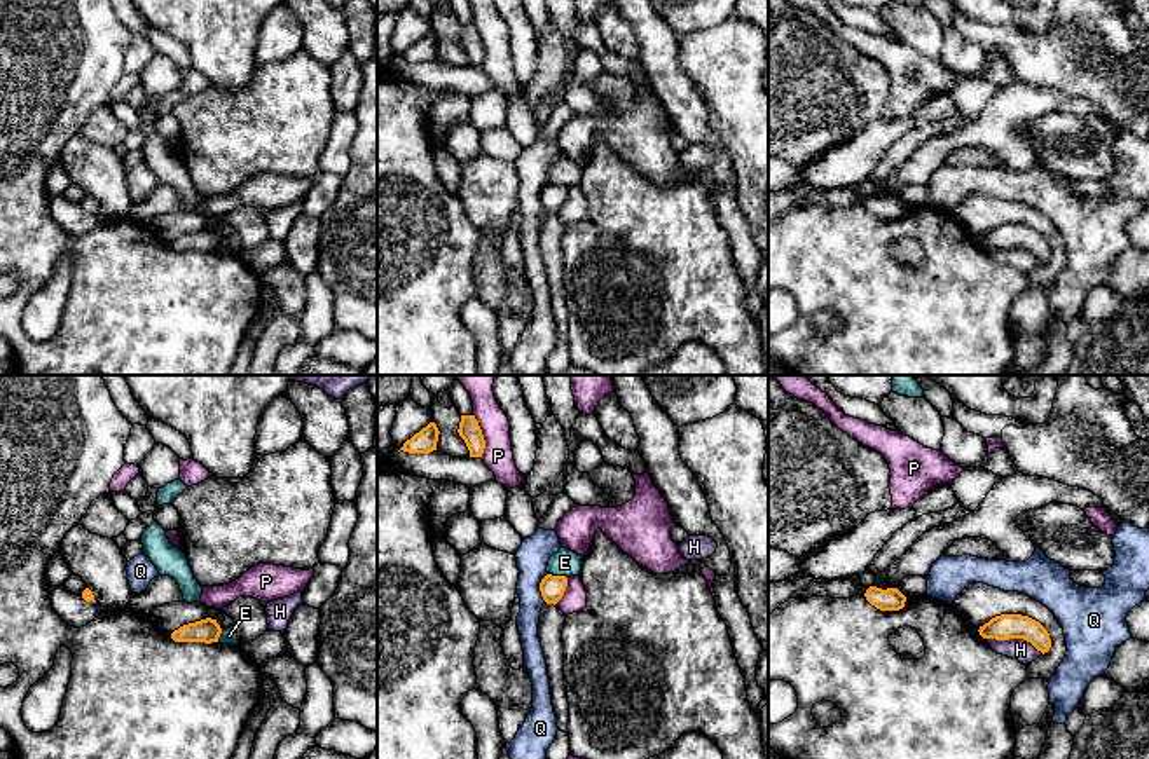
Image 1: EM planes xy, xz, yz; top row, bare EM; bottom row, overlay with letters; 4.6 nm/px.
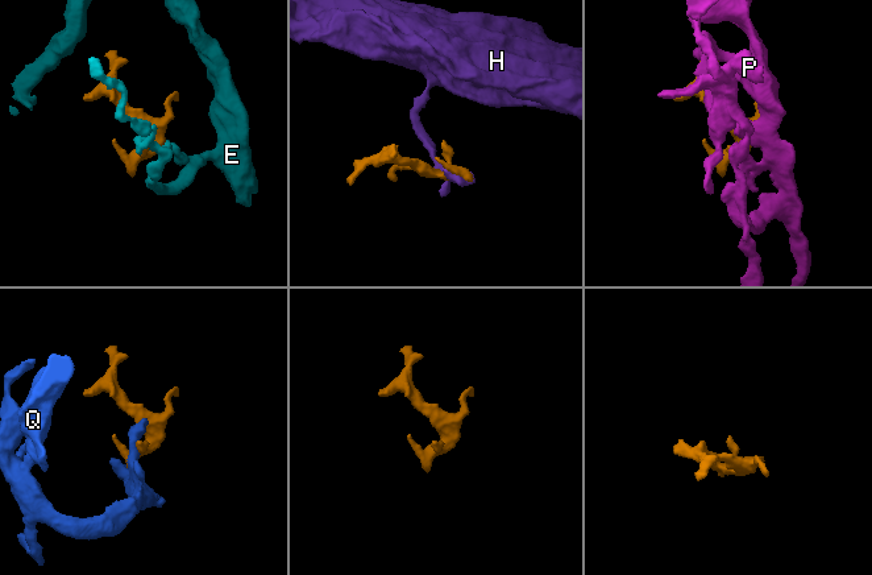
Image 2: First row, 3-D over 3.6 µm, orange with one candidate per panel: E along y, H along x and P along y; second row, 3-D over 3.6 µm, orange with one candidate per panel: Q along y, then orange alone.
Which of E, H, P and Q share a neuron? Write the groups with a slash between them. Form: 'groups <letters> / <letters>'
groups E / H / P / Q

